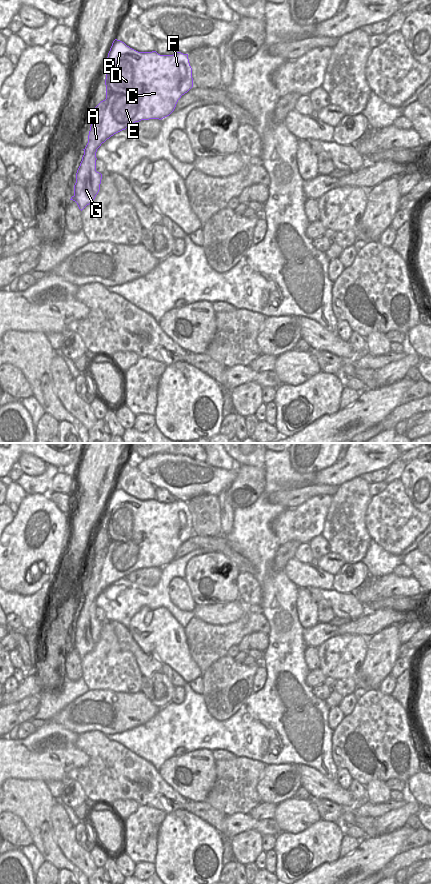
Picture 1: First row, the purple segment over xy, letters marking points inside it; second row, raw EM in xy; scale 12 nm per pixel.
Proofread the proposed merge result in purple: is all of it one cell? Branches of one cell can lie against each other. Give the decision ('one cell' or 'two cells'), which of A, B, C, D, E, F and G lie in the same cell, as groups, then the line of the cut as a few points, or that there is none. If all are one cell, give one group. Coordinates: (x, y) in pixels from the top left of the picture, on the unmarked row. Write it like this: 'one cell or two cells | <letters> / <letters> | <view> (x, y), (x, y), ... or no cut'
one cell | A B C D E F G | no cut

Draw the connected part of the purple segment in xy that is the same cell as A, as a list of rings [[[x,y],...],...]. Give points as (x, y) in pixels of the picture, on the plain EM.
[[[115,487],[108,501],[104,516],[106,517],[106,547],[94,556],[88,591],[83,597],[84,603],[76,621],[74,643],[70,647],[77,651],[81,659],[93,650],[100,638],[102,622],[96,619],[96,600],[101,592],[135,570],[149,567],[161,568],[169,564],[174,559],[181,544],[193,535],[192,516],[189,511],[188,502],[181,500],[176,500],[173,503],[160,503],[156,499],[138,500],[127,494],[124,490]]]

